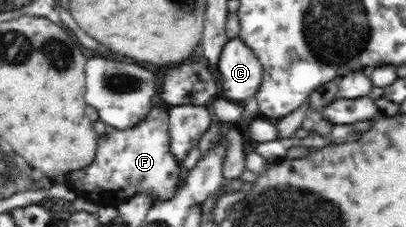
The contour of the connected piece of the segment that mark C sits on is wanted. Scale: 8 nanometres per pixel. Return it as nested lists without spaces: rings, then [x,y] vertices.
[[[238,37],[229,39],[224,45],[215,74],[220,77],[222,97],[244,101],[254,96],[261,86],[262,66],[252,49]]]

